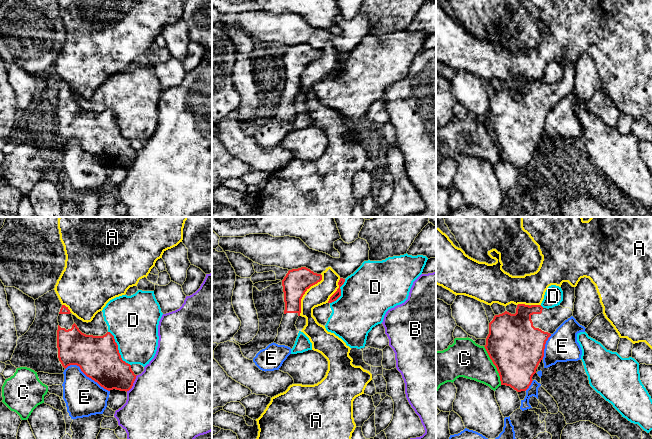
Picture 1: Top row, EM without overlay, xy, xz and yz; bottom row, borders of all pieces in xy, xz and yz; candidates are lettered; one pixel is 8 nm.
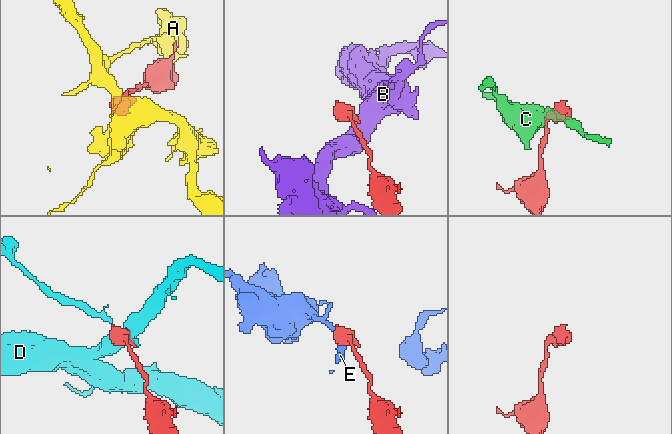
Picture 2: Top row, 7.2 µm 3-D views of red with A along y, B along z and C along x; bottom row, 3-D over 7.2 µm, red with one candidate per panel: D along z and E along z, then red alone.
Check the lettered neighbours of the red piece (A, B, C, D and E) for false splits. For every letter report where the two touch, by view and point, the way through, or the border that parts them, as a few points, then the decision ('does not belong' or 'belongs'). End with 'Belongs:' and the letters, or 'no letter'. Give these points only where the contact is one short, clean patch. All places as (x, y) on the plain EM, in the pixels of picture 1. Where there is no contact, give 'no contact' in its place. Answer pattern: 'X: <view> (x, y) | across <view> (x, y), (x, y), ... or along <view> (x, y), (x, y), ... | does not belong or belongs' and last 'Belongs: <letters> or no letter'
A: xz (304, 69) | does not belong
B: xy (132, 160) | does not belong
C: yz (494, 140) | does not belong
D: xy (117, 125) | does not belong
E: xy (87, 152) | does not belong
Belongs: no letter

